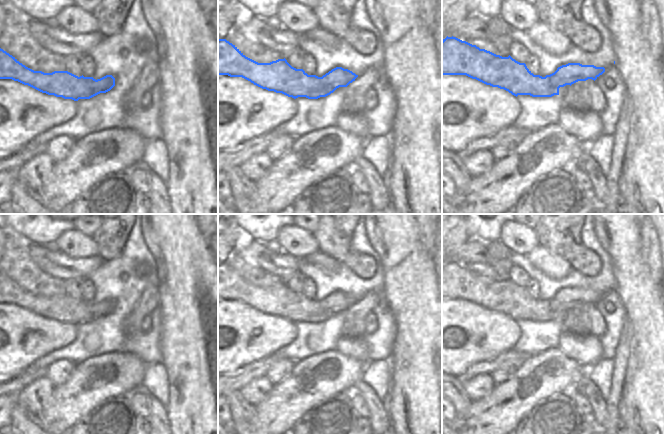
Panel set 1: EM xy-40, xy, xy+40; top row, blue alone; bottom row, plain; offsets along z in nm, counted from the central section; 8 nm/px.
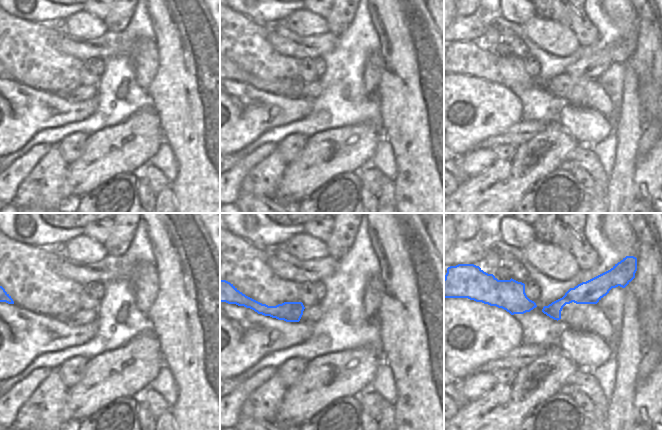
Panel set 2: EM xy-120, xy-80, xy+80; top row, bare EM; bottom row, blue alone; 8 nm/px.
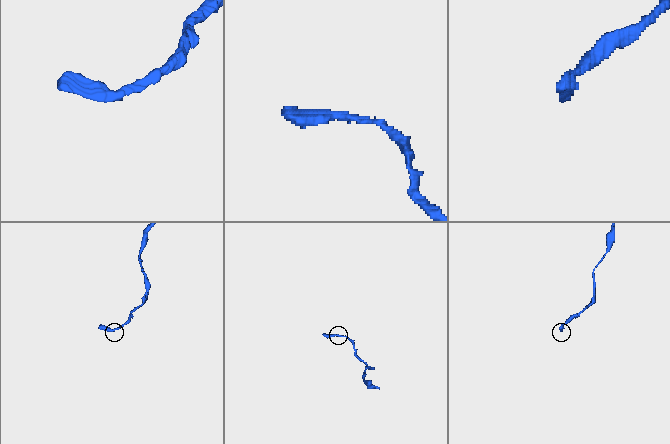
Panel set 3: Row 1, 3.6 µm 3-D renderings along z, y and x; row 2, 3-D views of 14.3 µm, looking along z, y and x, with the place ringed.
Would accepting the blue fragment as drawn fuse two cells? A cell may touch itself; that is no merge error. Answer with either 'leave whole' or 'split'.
split

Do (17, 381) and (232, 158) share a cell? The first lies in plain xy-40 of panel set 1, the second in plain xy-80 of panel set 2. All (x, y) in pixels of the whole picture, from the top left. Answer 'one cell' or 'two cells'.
one cell

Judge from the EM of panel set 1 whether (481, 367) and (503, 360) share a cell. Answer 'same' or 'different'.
same

